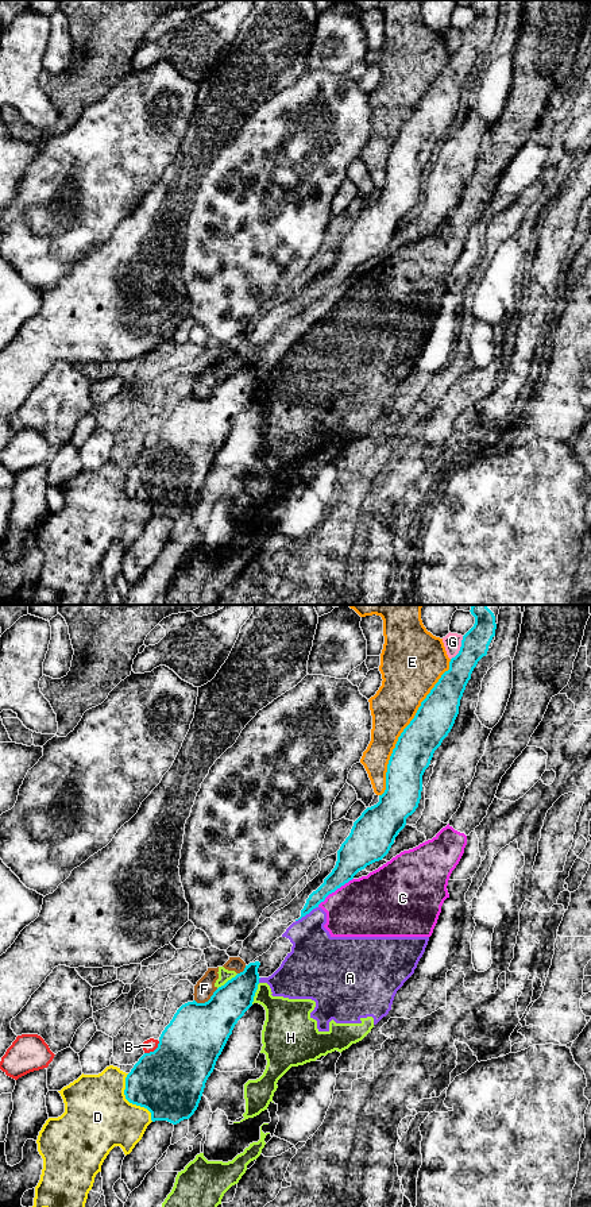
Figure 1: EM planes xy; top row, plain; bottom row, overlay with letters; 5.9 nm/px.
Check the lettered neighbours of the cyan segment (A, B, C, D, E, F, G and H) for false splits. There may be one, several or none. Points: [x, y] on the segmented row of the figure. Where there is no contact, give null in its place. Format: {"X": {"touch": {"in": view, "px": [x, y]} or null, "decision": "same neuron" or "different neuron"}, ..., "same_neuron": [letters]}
{"A": {"touch": {"in": "xy", "px": [306, 913]}, "decision": "different neuron"}, "B": {"touch": {"in": "xy", "px": [154, 1051]}, "decision": "different neuron"}, "C": {"touch": {"in": "xy", "px": [335, 890]}, "decision": "different neuron"}, "D": {"touch": {"in": "xy", "px": [130, 1102]}, "decision": "different neuron"}, "E": {"touch": {"in": "xy", "px": [405, 728]}, "decision": "different neuron"}, "F": {"touch": {"in": "xy", "px": [208, 1001]}, "decision": "different neuron"}, "G": {"touch": {"in": "xy", "px": [460, 648]}, "decision": "different neuron"}, "H": {"touch": {"in": "xy", "px": [254, 994]}, "decision": "different neuron"}, "same_neuron": []}

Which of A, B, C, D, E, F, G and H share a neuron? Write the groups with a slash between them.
A C F H / B / D / E / G

